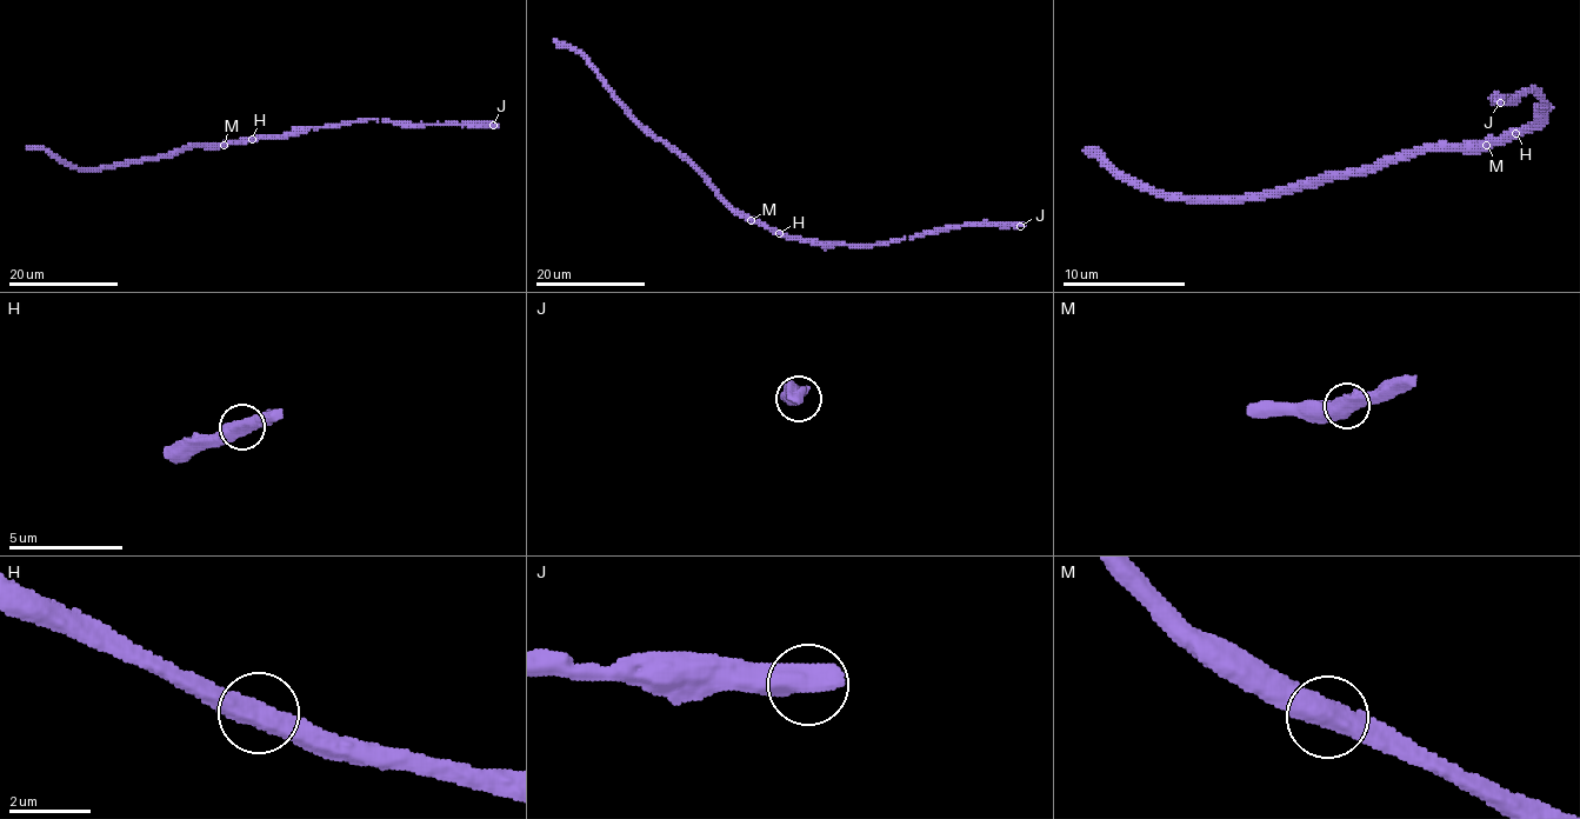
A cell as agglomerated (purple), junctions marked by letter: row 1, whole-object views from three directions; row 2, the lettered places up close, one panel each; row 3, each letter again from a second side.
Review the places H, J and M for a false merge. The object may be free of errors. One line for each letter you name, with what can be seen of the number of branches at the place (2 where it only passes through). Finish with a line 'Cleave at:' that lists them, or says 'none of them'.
Cleave at: none of them

